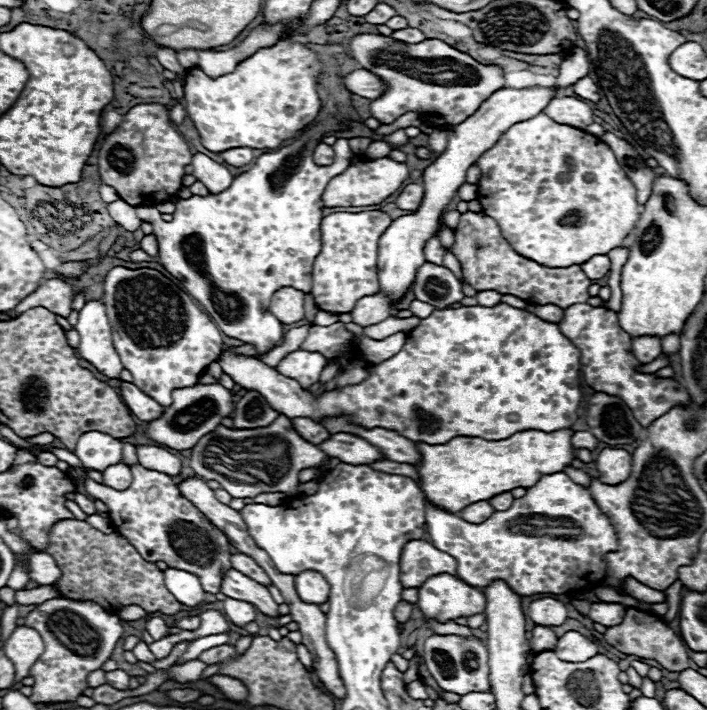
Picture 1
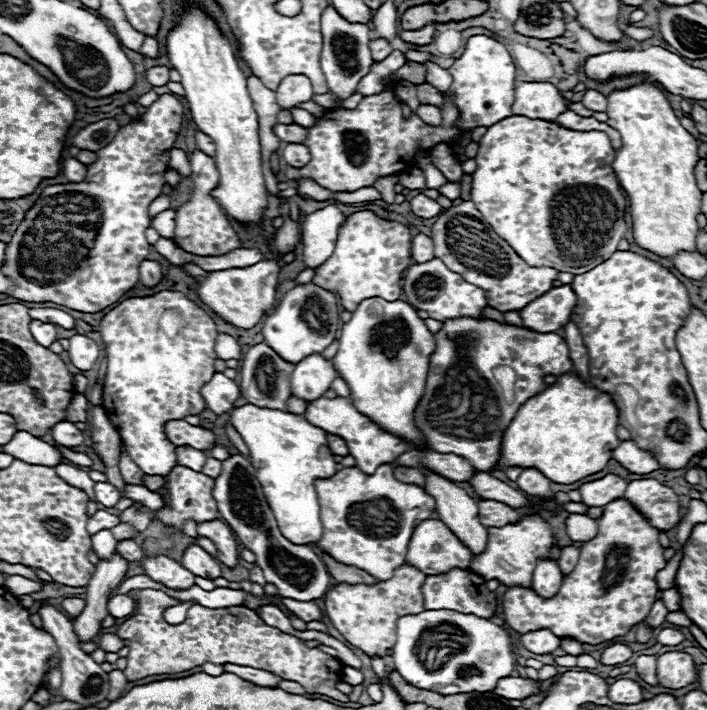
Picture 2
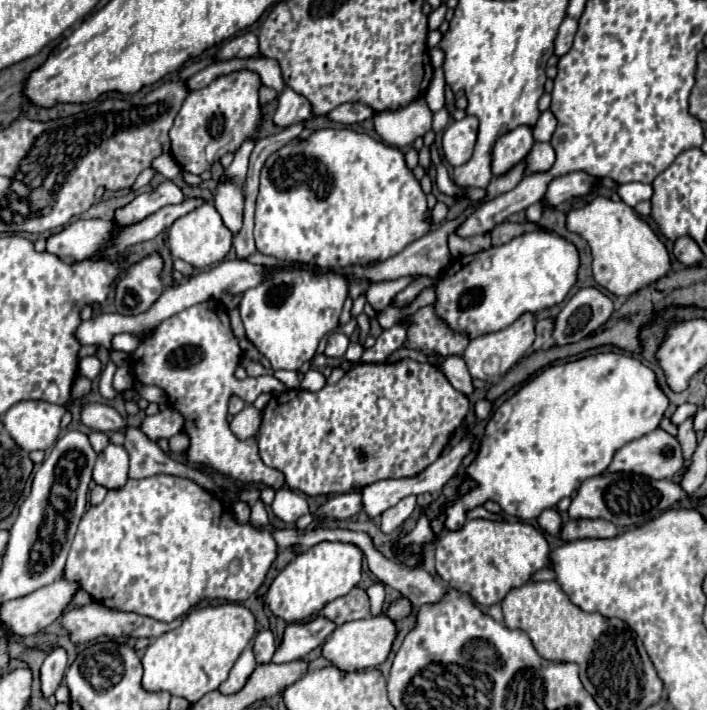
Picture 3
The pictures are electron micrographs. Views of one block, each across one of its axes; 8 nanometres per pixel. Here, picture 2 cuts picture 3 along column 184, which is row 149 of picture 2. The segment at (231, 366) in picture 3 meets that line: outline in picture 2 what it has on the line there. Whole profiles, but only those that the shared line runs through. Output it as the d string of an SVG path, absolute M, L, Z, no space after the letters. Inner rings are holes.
M380 92L374 96L364 96L354 110L336 107L328 108L322 116L314 117L316 124L308 128L308 138L304 144L310 148L312 160L302 168L286 167L290 180L298 176L308 176L330 192L356 192L360 188L372 186L382 176L392 176L396 172L410 168L418 150L432 150L436 144L444 142L448 146L458 146L462 136L454 126L460 112L454 106L454 98L446 98L440 104L442 124L430 126L416 114L408 118L402 116L398 98L392 92Z

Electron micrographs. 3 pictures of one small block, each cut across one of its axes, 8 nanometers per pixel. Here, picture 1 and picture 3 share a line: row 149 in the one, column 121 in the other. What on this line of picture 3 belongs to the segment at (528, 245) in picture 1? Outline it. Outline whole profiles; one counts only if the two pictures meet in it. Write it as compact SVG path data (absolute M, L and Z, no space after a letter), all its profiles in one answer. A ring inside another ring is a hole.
M156 474L156 476L144 478L144 480L128 480L124 488L108 492L102 504L88 508L88 512L80 520L76 538L72 542L64 576L68 580L78 580L82 590L90 592L90 596L96 602L100 602L100 604L104 604L108 608L126 610L126 612L138 612L138 614L144 614L144 616L150 616L150 618L156 618L156 620L162 620L162 622L172 622L174 618L186 614L200 600L220 598L220 600L226 600L226 602L242 602L252 592L256 592L260 588L260 584L264 582L266 572L268 572L272 560L276 558L276 542L274 542L270 530L272 530L272 526L266 526L264 530L256 530L250 524L238 524L234 520L230 508L226 508L218 500L218 496L208 494L204 488L196 486L196 482L188 482L186 478L176 478L176 476L168 476L168 474Z

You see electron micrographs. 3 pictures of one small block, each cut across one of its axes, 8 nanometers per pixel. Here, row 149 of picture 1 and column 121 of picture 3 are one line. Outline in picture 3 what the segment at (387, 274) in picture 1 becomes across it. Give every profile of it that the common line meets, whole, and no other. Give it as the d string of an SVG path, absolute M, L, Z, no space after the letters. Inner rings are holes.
M108 444L94 466L94 482L106 490L120 490L128 482L128 452L124 446Z

